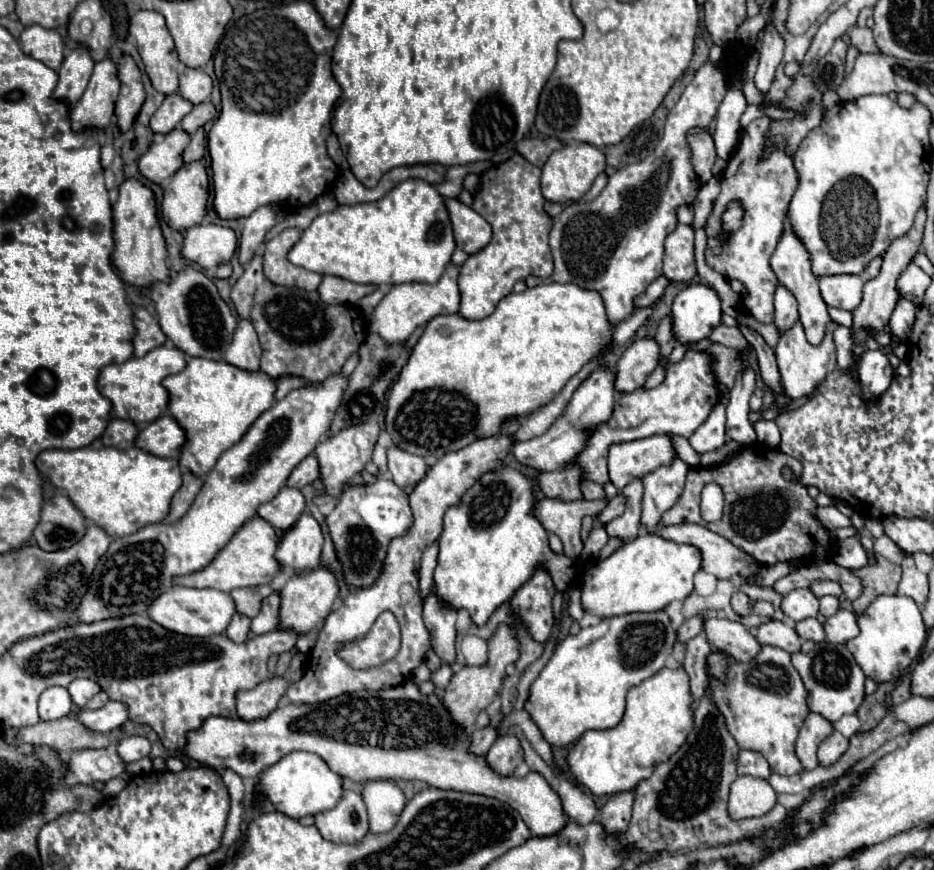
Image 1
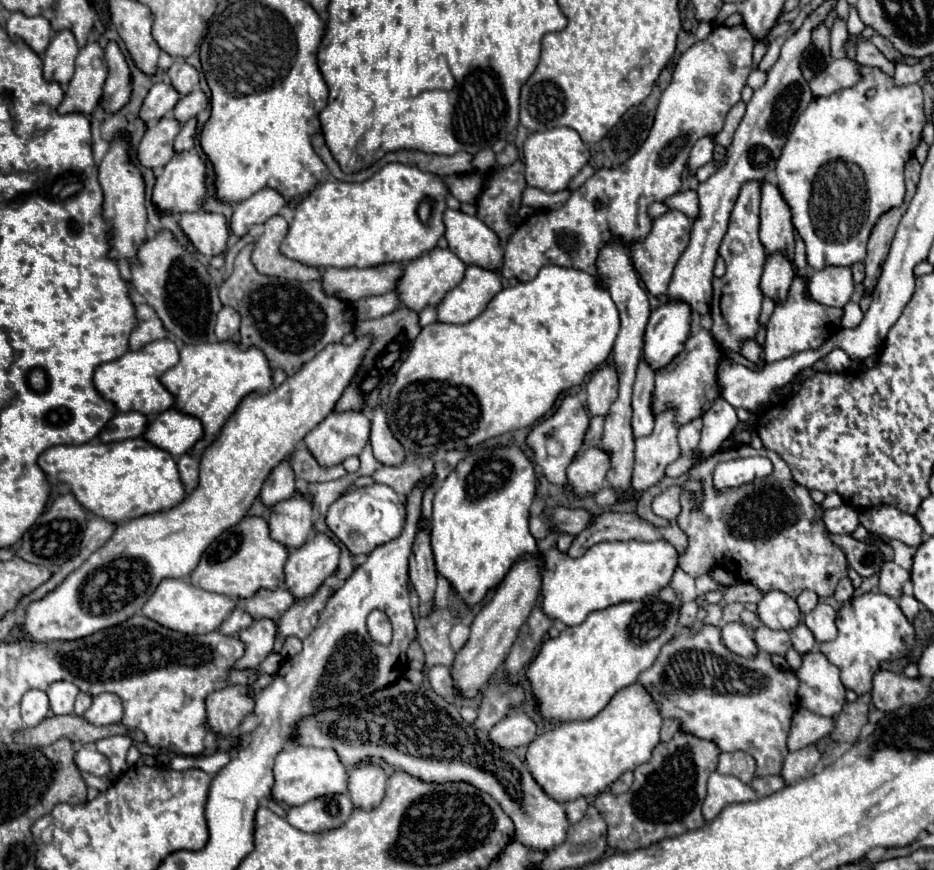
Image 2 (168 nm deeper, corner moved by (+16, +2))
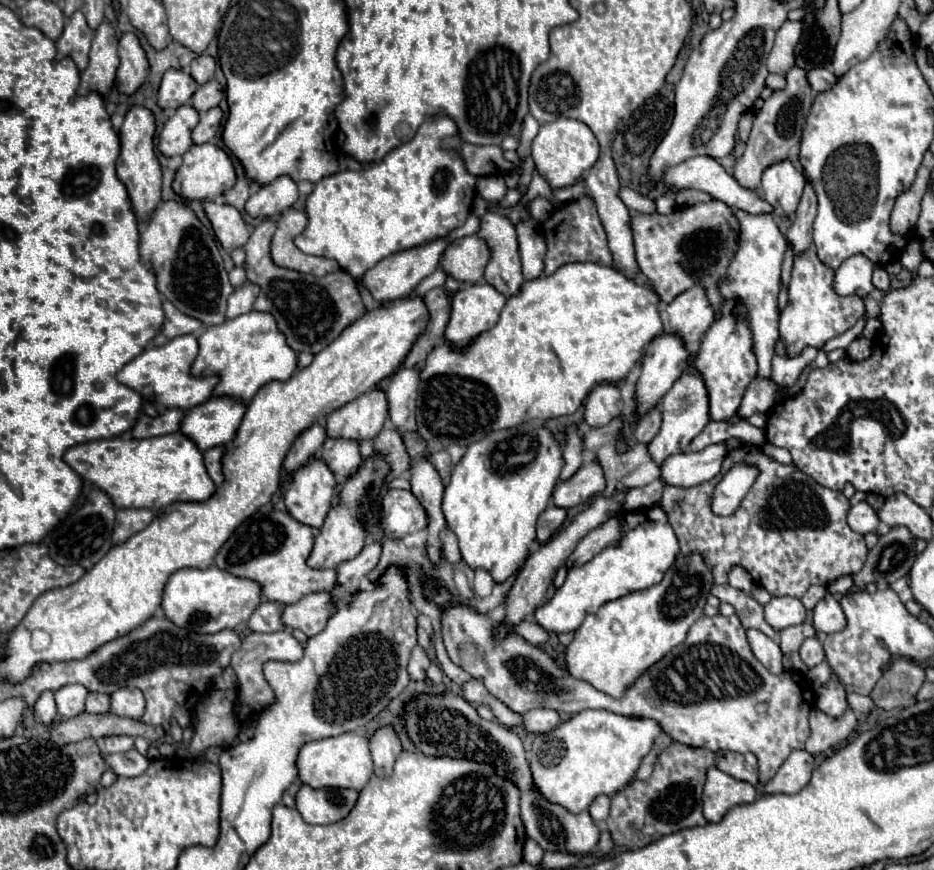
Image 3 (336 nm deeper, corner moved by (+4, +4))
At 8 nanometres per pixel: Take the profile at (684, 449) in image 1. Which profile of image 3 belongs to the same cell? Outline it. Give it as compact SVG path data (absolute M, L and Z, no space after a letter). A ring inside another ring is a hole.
M654 408L646 416L642 416L638 420L638 424L634 426L634 430L636 430L636 440L640 444L648 444L660 430L660 412L658 412L658 408Z

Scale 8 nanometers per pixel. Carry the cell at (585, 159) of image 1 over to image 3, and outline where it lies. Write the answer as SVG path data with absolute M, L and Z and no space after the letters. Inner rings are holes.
M558 118L554 122L540 124L540 130L536 138L532 140L530 154L534 158L538 174L550 184L550 188L556 190L556 188L572 186L576 178L582 176L582 172L590 170L594 162L598 160L600 146L598 146L596 136L584 122L572 120L572 118Z

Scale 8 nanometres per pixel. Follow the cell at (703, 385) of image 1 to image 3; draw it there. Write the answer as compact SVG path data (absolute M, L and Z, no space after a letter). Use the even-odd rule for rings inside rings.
M740 314L722 316L704 334L694 358L694 366L702 374L704 384L708 386L712 420L728 420L738 412L742 396L758 370L752 344L752 330Z

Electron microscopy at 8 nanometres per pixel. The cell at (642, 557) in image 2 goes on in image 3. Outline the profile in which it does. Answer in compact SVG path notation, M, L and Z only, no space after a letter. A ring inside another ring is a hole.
M636 512L626 516L622 522L622 540L614 546L606 546L600 554L596 554L590 562L582 566L574 566L568 570L566 582L560 590L548 600L544 606L536 608L534 618L538 626L548 632L562 634L574 632L586 614L596 614L598 608L610 600L622 598L630 592L650 588L658 584L664 576L664 570L672 566L676 554L680 552L674 530L664 512L657 515Z

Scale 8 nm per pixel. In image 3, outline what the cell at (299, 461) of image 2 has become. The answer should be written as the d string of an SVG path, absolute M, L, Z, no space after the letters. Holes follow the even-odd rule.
M328 438L322 448L322 460L328 462L330 470L336 476L350 476L362 464L360 446L356 440L342 440L342 438Z

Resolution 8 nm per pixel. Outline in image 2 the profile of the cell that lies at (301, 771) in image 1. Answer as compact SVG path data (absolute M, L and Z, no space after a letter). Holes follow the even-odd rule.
M286 746L278 752L274 762L274 784L272 784L272 798L286 806L300 806L310 800L328 794L342 794L346 792L348 772L344 764L340 764L336 752L324 748L306 748L306 746Z

